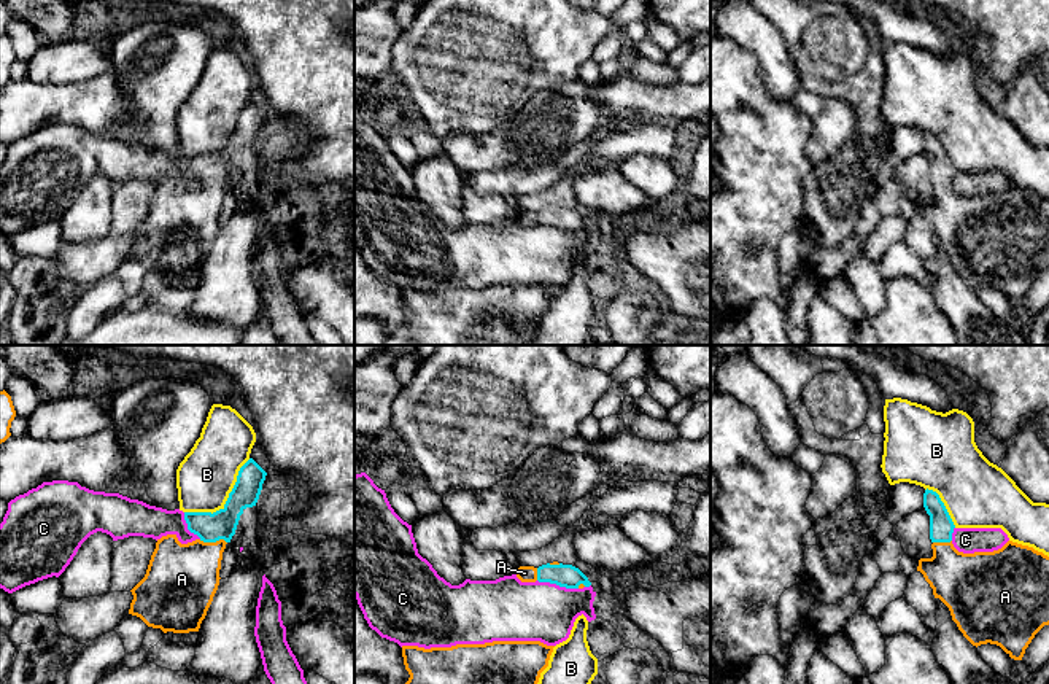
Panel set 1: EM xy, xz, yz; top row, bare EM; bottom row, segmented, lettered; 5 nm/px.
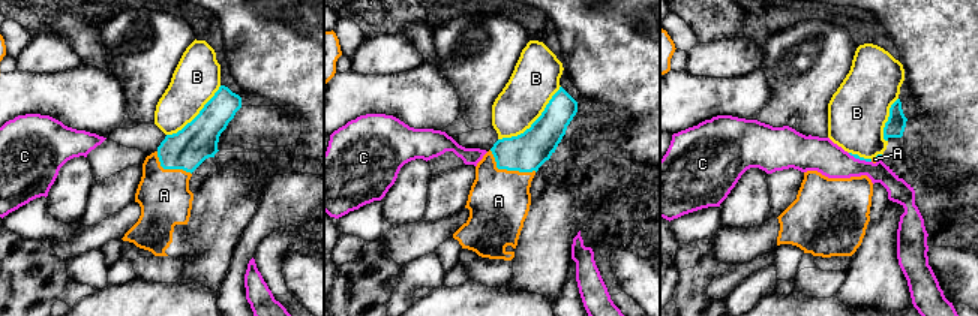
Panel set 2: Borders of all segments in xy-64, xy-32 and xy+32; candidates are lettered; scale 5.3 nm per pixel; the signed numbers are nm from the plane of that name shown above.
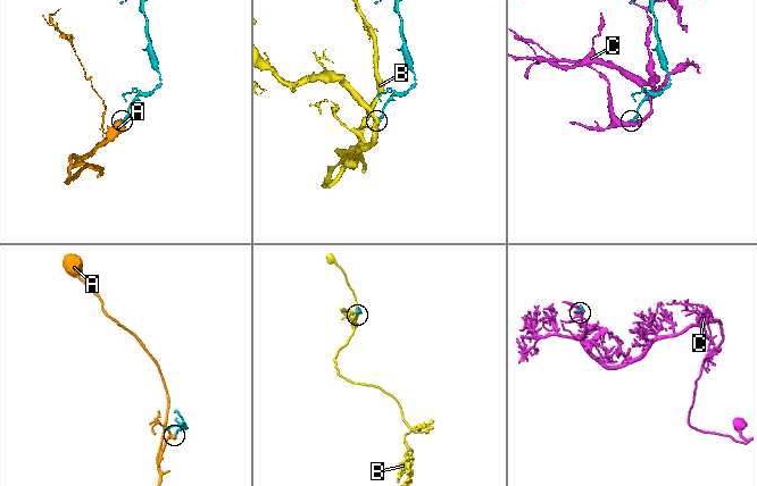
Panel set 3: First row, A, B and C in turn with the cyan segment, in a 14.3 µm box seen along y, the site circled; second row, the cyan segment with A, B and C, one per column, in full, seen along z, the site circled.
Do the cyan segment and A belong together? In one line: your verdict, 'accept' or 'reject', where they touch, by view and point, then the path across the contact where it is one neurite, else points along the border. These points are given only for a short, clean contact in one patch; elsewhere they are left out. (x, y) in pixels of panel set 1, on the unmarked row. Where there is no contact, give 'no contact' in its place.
accept | xy (213, 185) | across xy (209, 170), (213, 175), (213, 185), (201, 204), (181, 223)

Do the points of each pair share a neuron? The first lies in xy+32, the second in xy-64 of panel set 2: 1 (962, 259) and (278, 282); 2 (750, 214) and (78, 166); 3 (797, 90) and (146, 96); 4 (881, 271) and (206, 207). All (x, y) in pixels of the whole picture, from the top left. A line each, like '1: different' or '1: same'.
1: different
2: same
3: same
4: same

